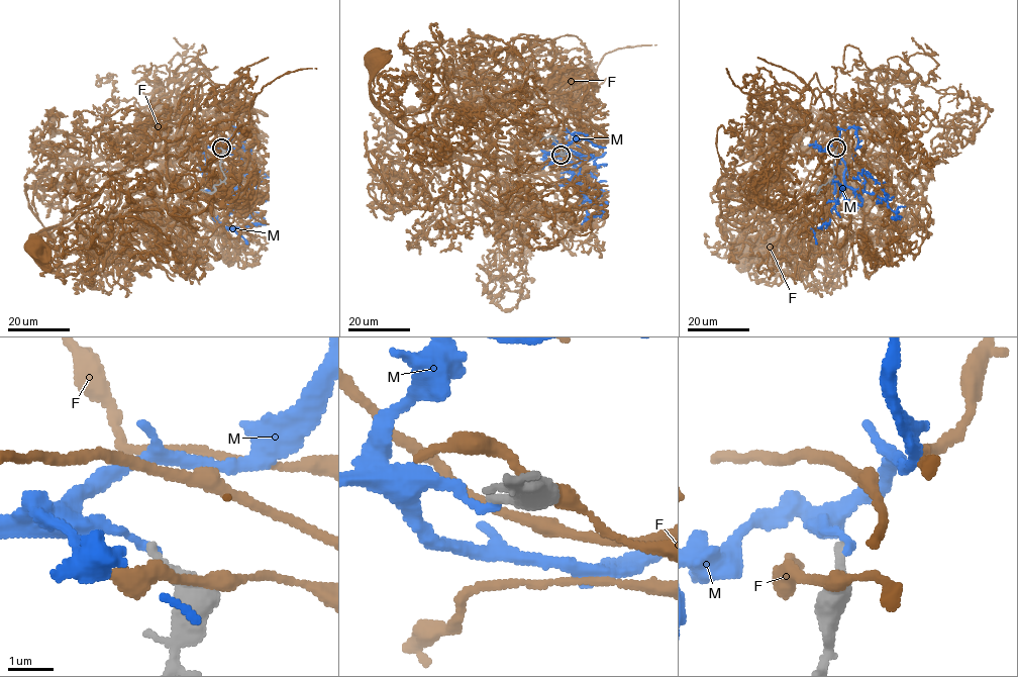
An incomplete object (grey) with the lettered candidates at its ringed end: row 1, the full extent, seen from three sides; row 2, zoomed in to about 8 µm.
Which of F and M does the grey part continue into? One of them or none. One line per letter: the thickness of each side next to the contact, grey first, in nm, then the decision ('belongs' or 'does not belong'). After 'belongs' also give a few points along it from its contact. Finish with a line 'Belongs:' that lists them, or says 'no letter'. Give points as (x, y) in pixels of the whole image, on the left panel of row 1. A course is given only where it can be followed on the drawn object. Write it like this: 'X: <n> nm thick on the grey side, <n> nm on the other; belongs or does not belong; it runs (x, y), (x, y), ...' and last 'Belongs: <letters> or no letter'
F: 440 nm thick on the grey side, 280 nm on the other; does not belong
M: 260 nm thick on the grey side, 160 nm on the other; does not belong
Belongs: no letter

